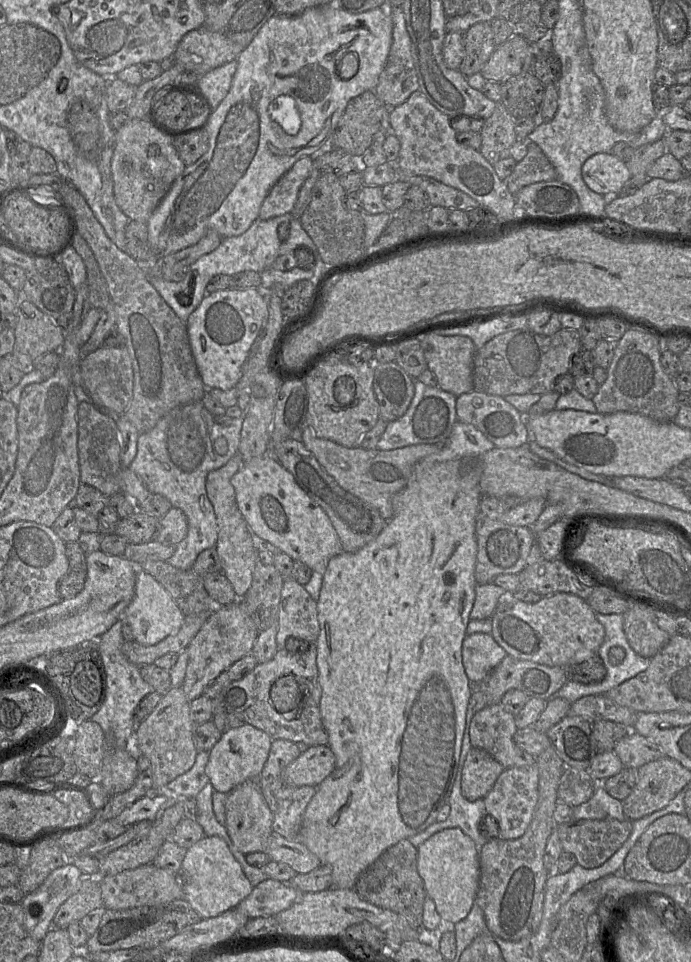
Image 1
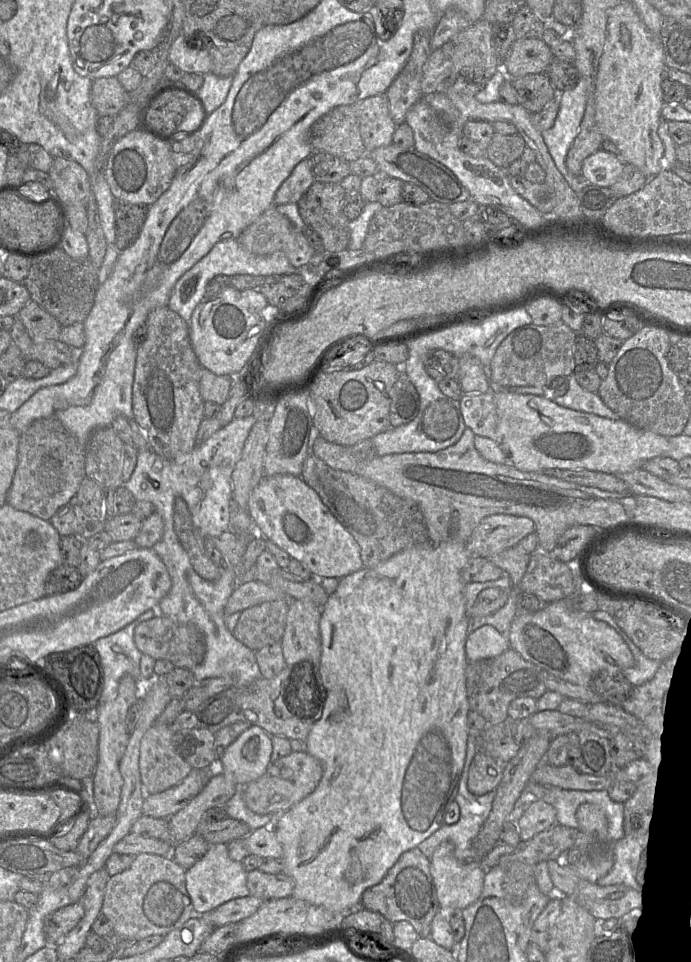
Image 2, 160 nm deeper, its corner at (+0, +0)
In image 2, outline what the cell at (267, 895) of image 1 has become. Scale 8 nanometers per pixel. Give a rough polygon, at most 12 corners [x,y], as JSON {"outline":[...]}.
{"outline":[[248,895],[200,916],[212,927],[238,923],[264,902]]}

